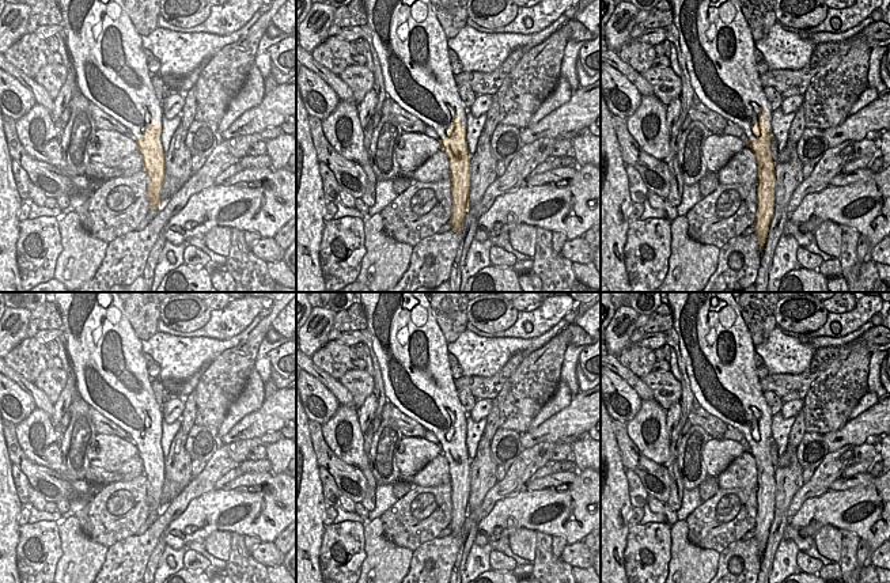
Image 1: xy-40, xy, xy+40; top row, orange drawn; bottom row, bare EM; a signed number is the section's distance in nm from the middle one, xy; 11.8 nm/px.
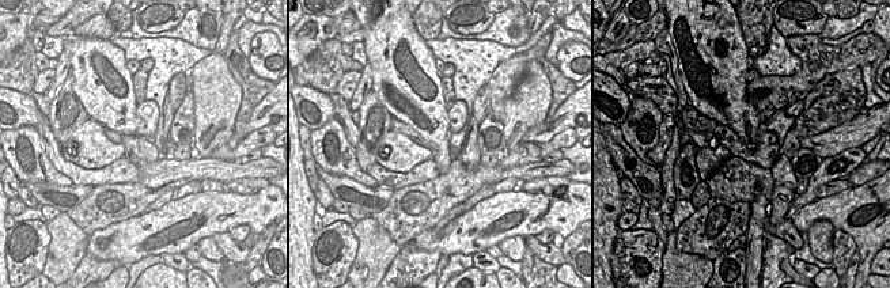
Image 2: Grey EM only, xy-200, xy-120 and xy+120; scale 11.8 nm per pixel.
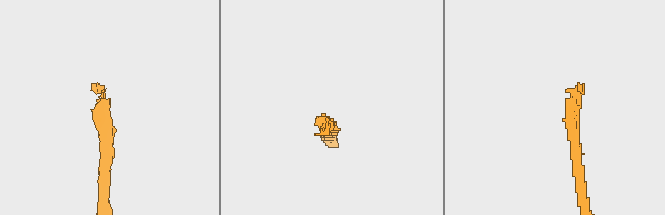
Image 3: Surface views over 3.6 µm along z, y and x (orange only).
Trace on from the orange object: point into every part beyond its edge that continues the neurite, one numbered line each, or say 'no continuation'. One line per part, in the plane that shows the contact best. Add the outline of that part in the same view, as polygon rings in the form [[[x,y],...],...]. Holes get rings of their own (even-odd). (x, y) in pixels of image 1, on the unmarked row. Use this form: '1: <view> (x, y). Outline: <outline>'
1: xy+40 (715, 343). Outline: [[[666,292],[663,303],[667,303],[673,313],[673,328],[679,338],[679,352],[685,361],[694,401],[724,424],[741,431],[747,443],[750,440],[757,443],[751,432],[758,425],[760,413],[762,412],[765,417],[765,431],[770,429],[772,414],[757,376],[751,334],[742,318],[736,299],[731,292]]]

